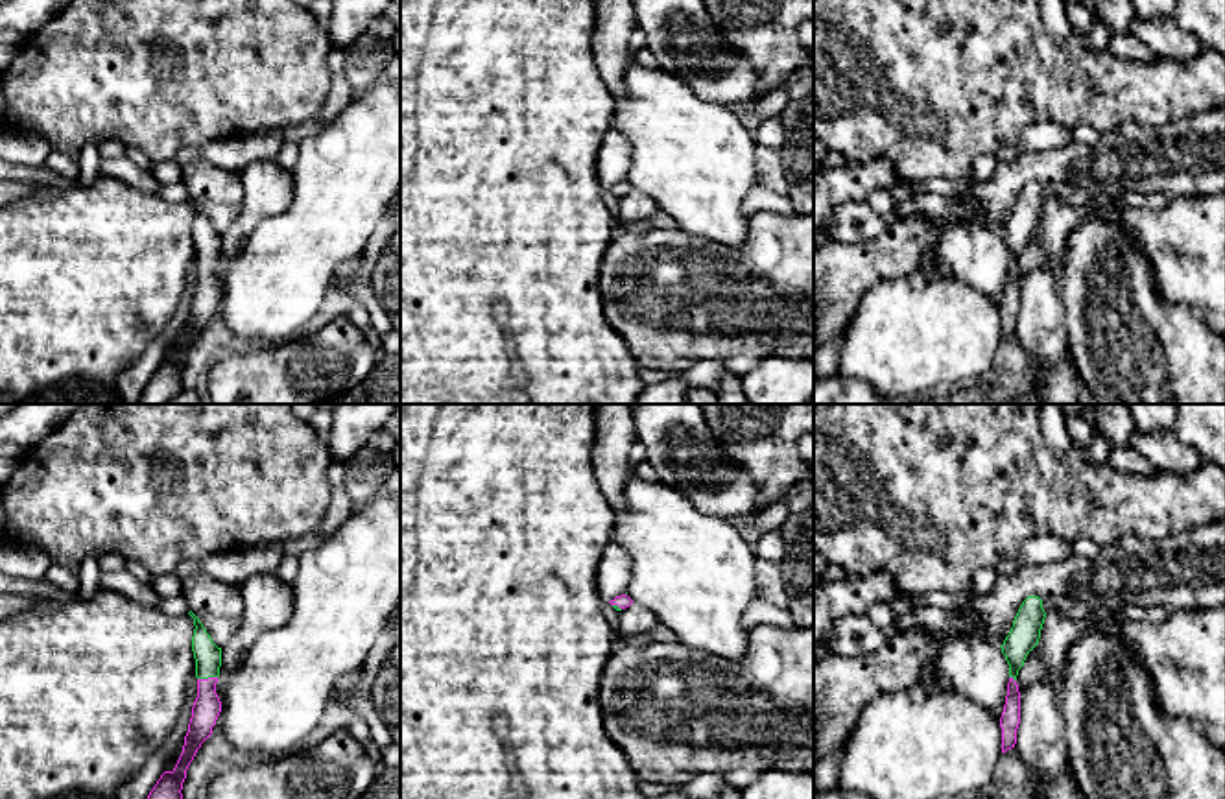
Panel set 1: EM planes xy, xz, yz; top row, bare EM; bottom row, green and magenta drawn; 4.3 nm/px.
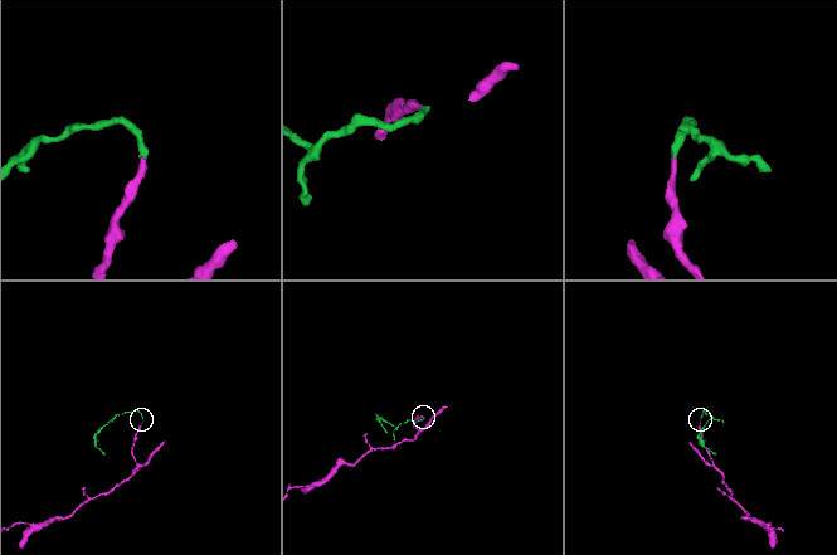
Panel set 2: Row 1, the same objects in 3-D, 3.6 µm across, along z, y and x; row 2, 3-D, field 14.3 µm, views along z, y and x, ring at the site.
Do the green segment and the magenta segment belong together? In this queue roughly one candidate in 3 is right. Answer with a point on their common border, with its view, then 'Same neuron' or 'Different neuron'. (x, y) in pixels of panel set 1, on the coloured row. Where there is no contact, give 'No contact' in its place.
Touches green at xy (207, 678). Same neuron

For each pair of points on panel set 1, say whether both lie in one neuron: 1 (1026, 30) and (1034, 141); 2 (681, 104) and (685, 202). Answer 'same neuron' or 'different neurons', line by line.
1: different neurons
2: same neuron

